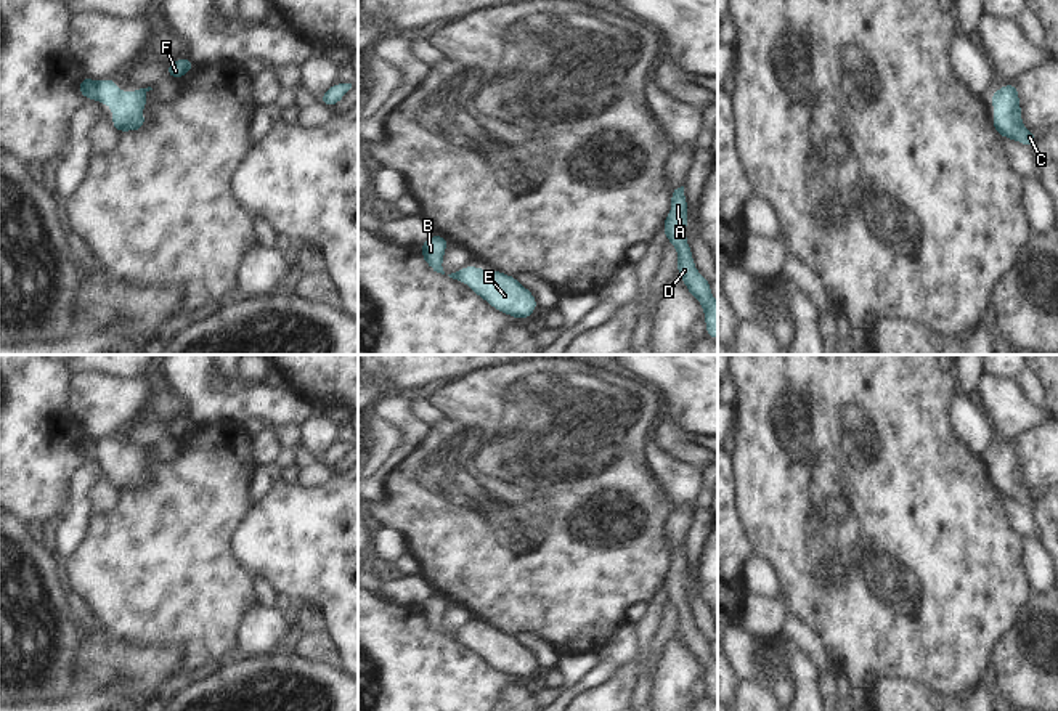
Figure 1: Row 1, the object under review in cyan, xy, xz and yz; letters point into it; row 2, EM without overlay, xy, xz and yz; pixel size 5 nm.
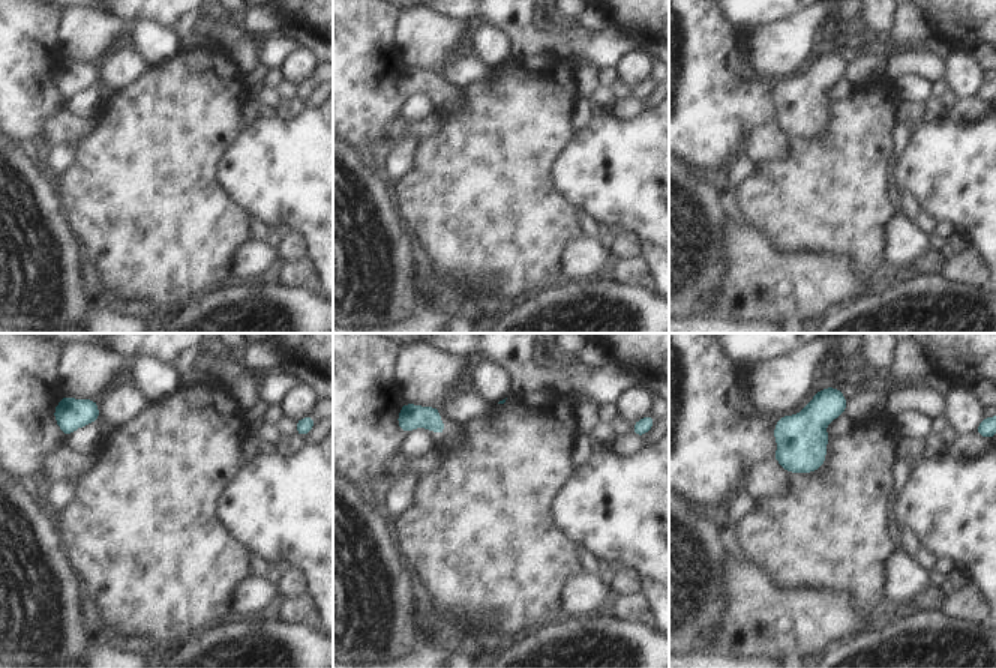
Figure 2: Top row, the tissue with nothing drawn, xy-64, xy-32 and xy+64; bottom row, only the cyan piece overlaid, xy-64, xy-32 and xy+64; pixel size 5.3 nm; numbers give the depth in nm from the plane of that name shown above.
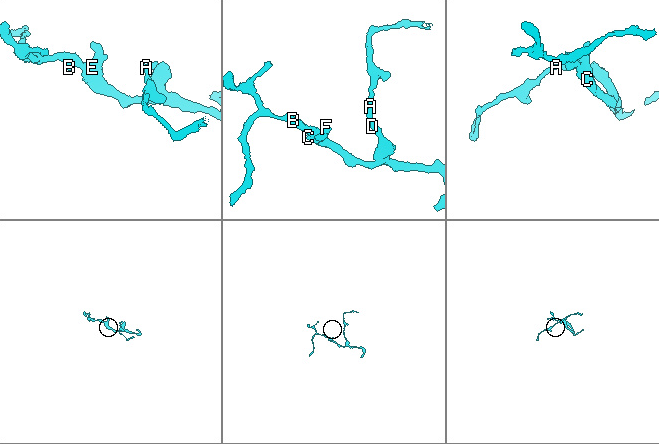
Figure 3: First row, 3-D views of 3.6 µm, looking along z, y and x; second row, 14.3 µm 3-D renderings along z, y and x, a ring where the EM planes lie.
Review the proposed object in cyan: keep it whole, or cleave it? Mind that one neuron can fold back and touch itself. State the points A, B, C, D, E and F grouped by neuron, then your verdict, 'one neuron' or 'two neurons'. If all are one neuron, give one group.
groups A B C D E F; one neuron

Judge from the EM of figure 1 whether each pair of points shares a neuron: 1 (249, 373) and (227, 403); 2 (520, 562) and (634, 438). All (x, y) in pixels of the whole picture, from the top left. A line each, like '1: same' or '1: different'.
1: different
2: same

